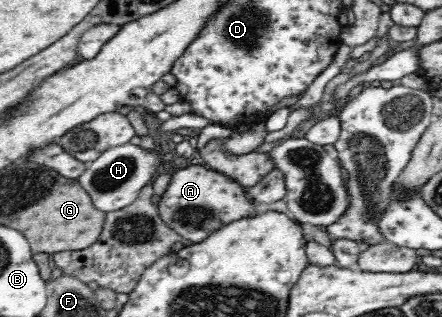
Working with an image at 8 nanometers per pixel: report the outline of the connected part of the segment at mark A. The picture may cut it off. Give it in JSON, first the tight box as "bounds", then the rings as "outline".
{"bounds":[157,165,252,243],"outline":[[[191,165],[169,176],[168,185],[157,204],[159,217],[166,226],[177,232],[182,239],[201,243],[219,228],[249,217],[252,202],[234,180],[203,165]]]}

